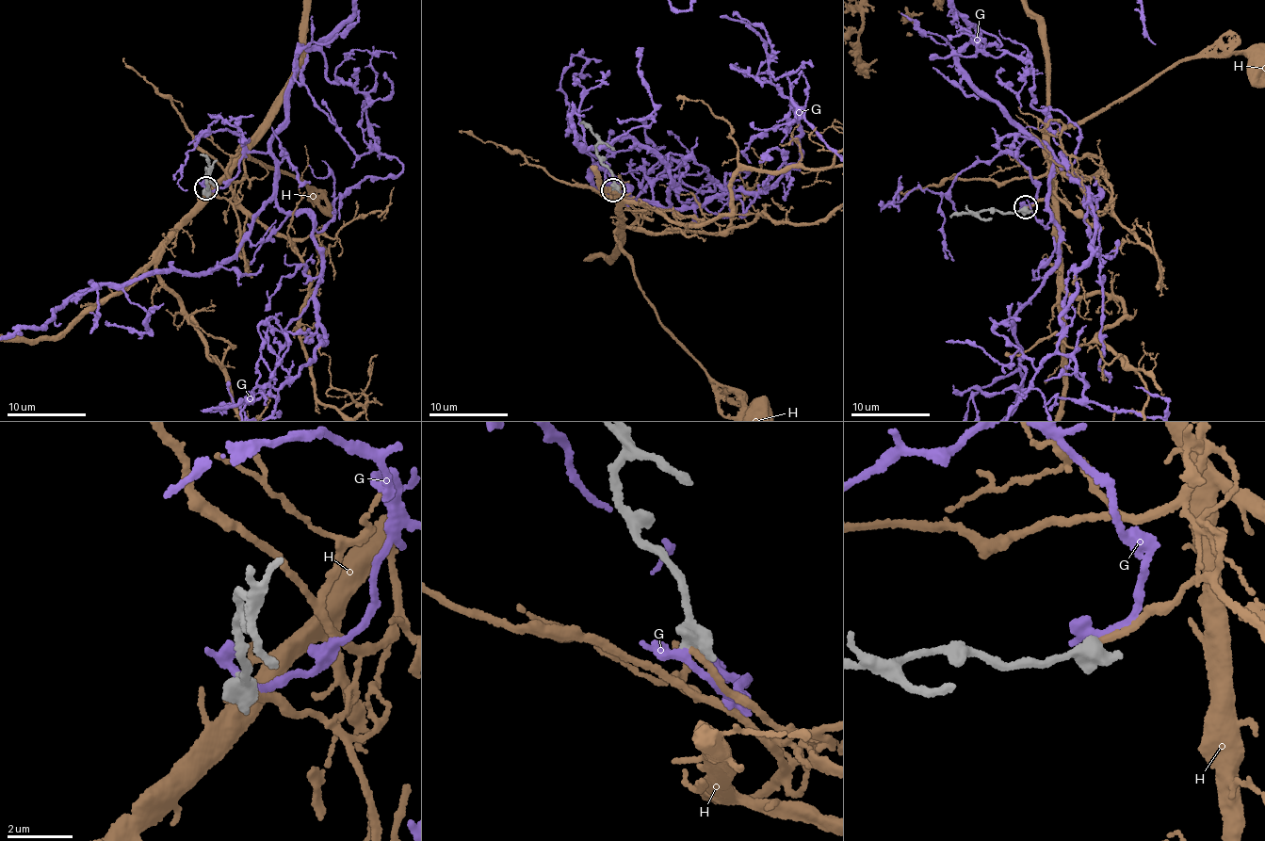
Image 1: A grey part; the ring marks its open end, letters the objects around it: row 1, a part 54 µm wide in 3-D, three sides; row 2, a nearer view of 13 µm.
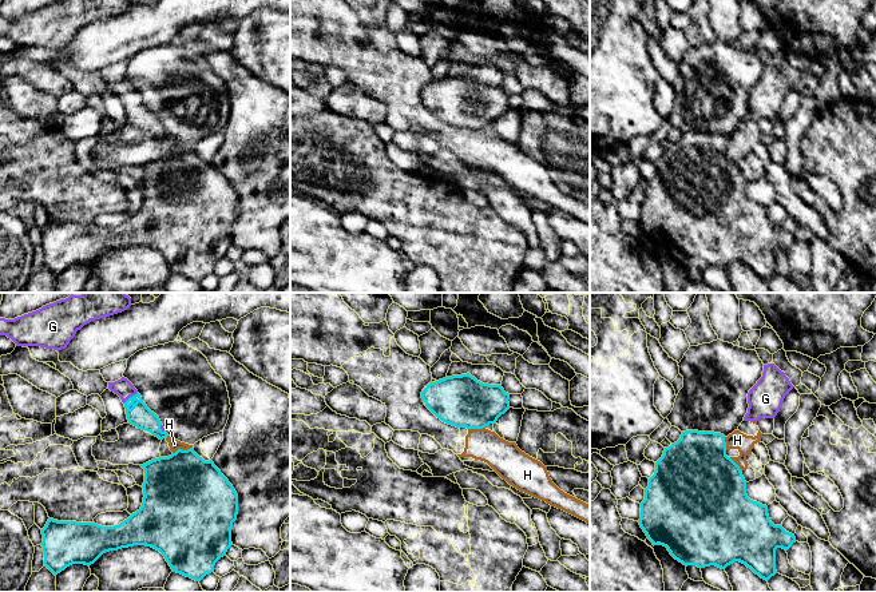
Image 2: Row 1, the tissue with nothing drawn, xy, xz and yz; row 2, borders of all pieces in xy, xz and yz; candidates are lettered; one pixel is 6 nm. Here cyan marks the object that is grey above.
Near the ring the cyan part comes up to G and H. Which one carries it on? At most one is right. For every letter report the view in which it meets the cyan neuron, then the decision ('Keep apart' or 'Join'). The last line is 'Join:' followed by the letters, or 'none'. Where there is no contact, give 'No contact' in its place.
G: Touches cyan in xy. Join
H: Touches cyan in xy. Keep apart
Join: G

